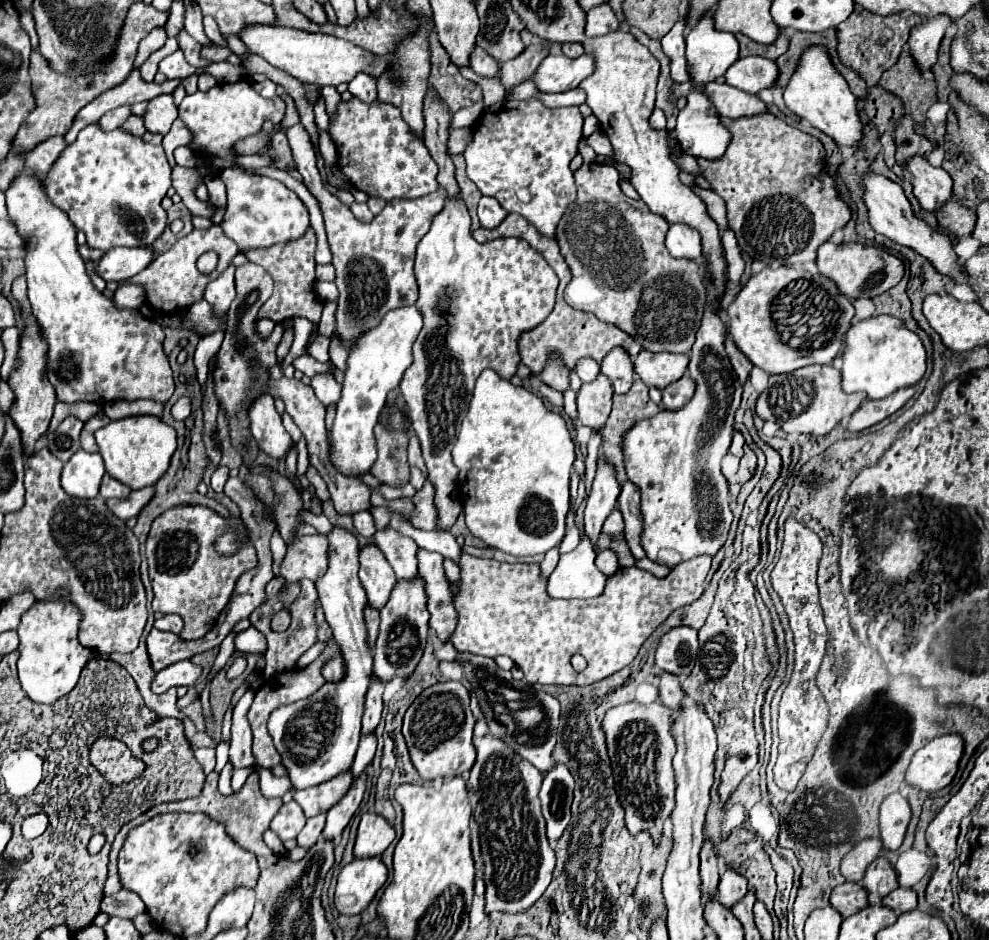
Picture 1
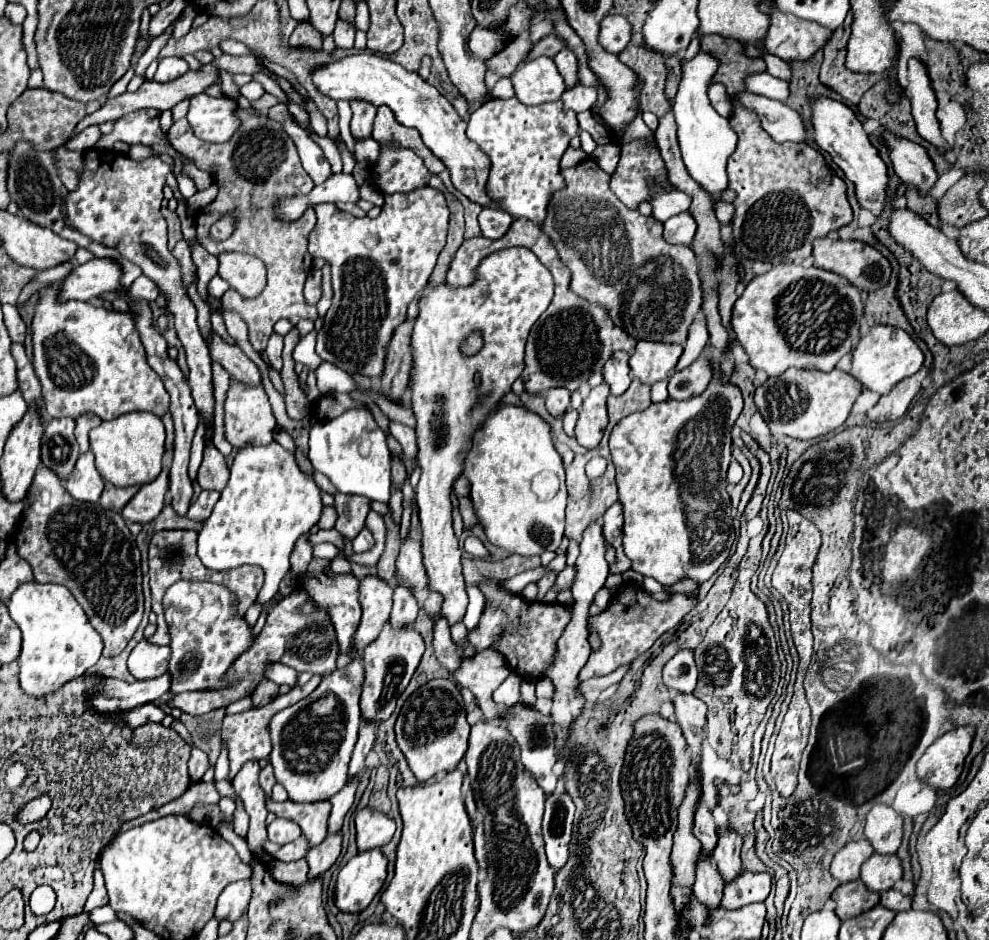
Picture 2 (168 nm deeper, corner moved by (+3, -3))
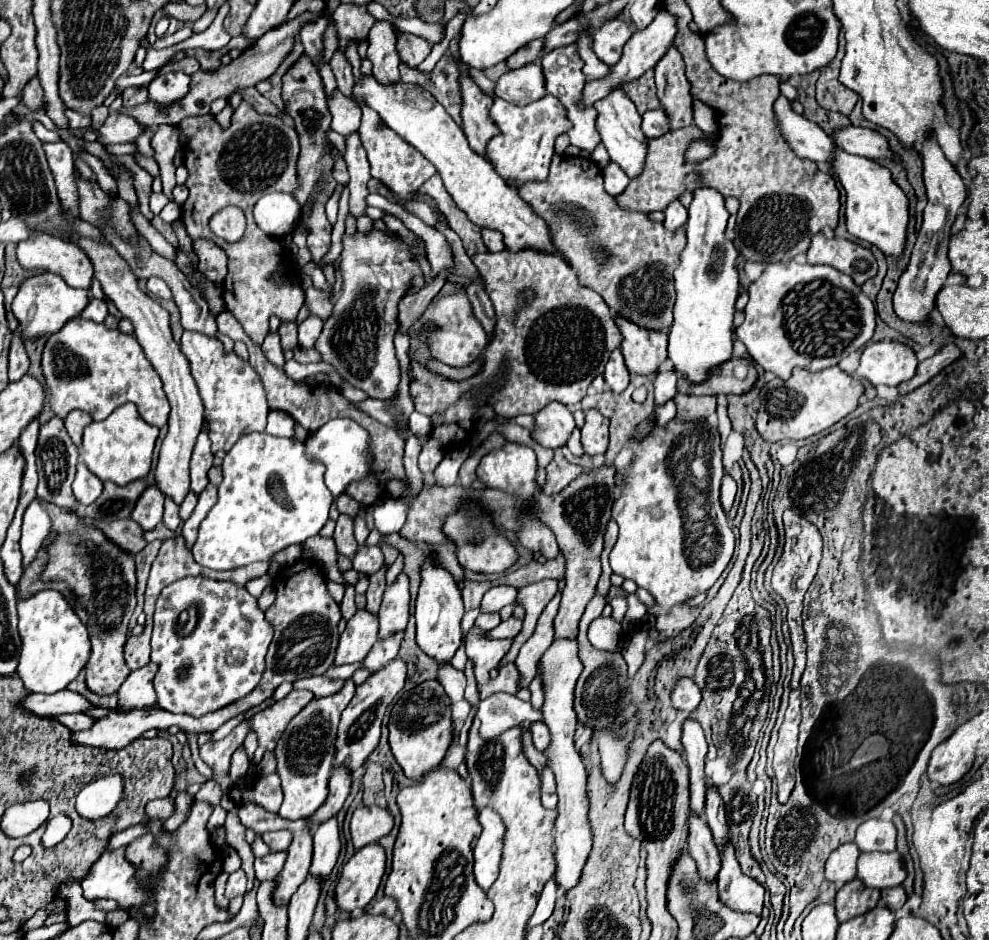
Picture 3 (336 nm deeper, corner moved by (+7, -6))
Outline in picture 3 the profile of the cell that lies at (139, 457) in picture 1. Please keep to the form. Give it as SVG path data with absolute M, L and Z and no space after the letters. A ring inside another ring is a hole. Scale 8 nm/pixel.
M123 404L113 414L101 422L91 422L83 432L81 442L81 458L87 468L99 476L103 482L111 480L117 486L125 486L133 480L145 478L151 470L151 458L155 440L159 436L159 428L149 426L139 414L135 404Z

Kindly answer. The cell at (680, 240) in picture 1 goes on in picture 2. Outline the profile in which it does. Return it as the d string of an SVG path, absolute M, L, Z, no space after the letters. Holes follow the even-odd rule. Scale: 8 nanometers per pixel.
M689 213L675 215L673 219L665 221L663 225L665 225L663 237L665 237L667 243L671 243L671 245L691 245L697 225L695 225L695 219Z

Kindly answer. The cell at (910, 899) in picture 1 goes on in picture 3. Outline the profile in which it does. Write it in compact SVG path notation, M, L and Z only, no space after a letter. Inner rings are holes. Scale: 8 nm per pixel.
M903 886L887 888L887 890L881 892L881 898L883 898L885 904L895 912L895 910L899 910L899 908L905 904L905 900L907 900L907 892L905 892Z

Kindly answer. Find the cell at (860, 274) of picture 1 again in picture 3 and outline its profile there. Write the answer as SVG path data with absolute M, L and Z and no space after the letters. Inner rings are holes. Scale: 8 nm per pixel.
M823 232L813 236L807 250L807 262L833 266L849 274L859 286L877 274L877 262L867 248L843 238L825 238Z

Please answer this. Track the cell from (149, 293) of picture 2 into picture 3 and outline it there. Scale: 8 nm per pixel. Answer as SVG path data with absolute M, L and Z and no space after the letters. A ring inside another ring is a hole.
M151 278L151 280L147 282L147 290L149 290L153 296L157 296L157 298L165 298L165 300L173 298L171 288L169 288L167 282L163 282L161 278Z

